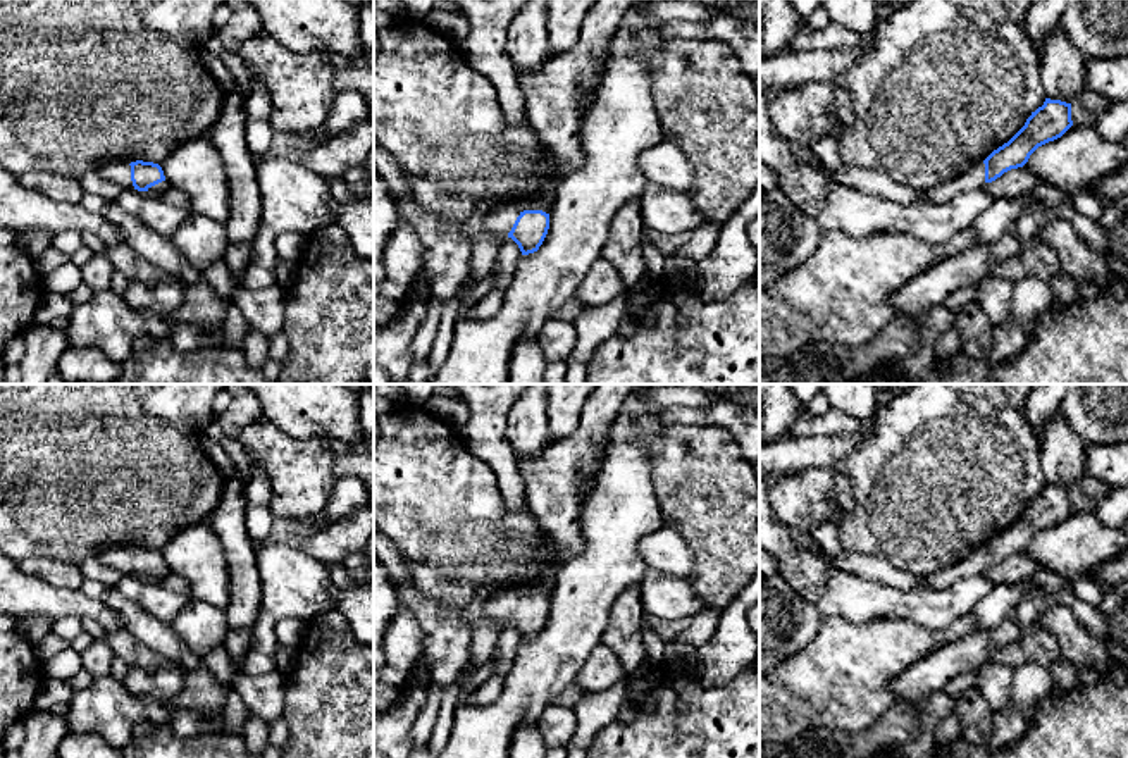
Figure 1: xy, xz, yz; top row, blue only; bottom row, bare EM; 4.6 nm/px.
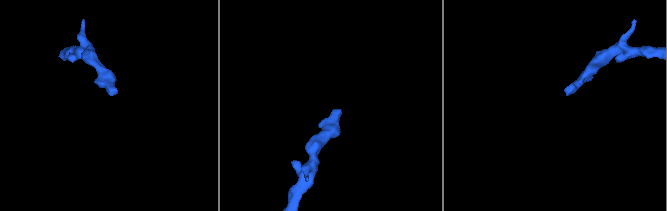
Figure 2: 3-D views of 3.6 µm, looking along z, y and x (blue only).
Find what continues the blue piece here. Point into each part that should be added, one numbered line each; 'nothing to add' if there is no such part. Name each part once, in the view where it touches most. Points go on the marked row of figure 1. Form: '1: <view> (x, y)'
1: xz (551, 95)

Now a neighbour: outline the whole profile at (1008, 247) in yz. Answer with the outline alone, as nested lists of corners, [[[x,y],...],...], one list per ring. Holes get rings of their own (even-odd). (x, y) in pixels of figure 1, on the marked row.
[[[1009,231],[994,246],[976,245],[937,262],[890,296],[896,317],[944,303],[954,291],[983,279],[994,262],[1020,257],[1021,250],[1020,239]]]

